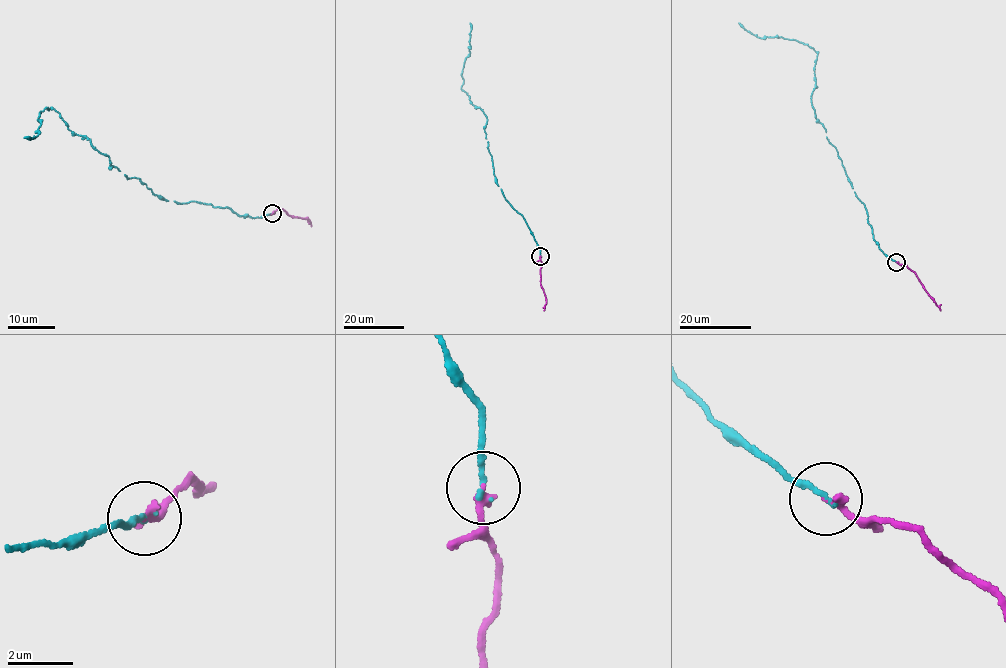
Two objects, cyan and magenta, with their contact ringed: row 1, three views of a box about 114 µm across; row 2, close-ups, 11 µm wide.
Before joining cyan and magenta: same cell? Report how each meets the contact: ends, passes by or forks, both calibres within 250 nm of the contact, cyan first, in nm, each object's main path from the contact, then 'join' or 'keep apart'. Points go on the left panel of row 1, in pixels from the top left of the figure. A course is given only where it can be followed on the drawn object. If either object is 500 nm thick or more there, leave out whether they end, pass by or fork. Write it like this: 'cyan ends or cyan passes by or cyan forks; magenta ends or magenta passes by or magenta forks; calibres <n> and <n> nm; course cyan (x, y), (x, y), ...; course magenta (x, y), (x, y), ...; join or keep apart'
cyan ends; magenta ends; calibres 170 and 200 nm; course cyan (272, 214), (252, 218), (164, 199), (111, 167), (53, 109), (39, 112), (38, 136), (23, 137); course magenta (272, 214), (281, 209), (290, 215), (309, 220), (310, 226); join

